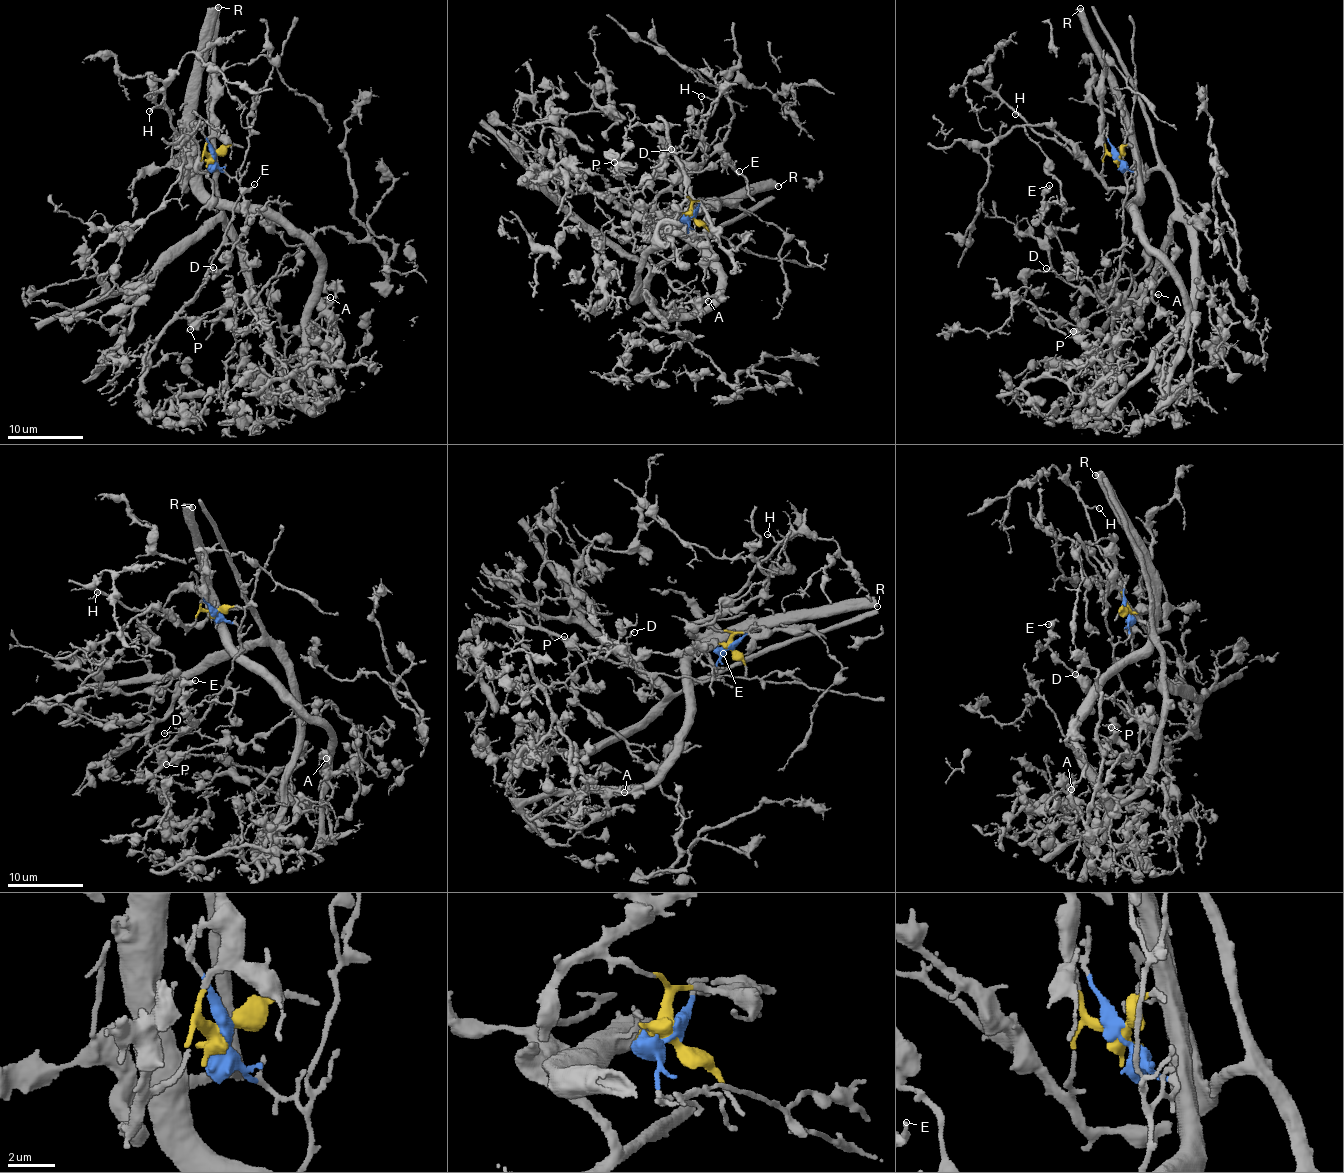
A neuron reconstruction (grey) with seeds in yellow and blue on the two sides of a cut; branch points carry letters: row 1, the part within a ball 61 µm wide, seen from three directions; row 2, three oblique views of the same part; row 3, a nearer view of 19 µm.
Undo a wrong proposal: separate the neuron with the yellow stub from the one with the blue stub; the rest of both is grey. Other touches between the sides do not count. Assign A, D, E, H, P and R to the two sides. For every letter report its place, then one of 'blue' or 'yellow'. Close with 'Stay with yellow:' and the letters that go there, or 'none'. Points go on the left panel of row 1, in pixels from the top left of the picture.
A: at (330, 297); blue
D: at (213, 267); blue
E: at (254, 184); blue
H: at (149, 111); yellow
P: at (190, 329); blue
R: at (218, 7); blue
Stay with yellow: H

